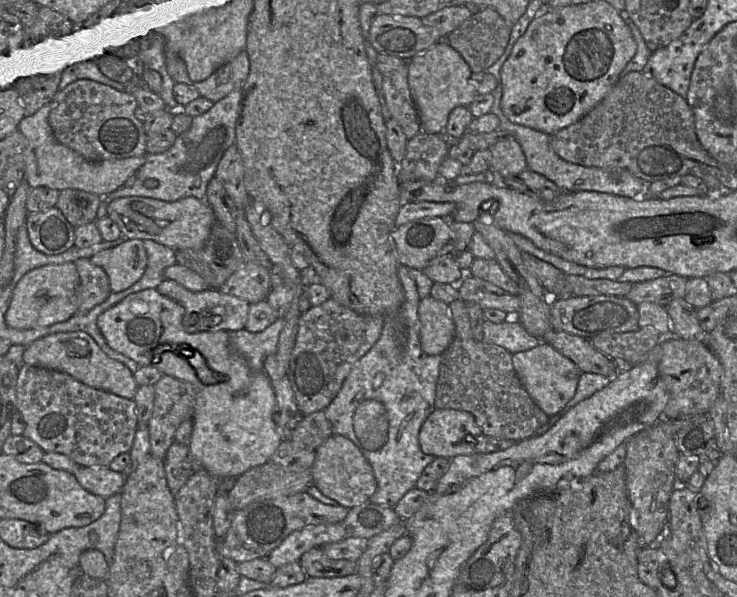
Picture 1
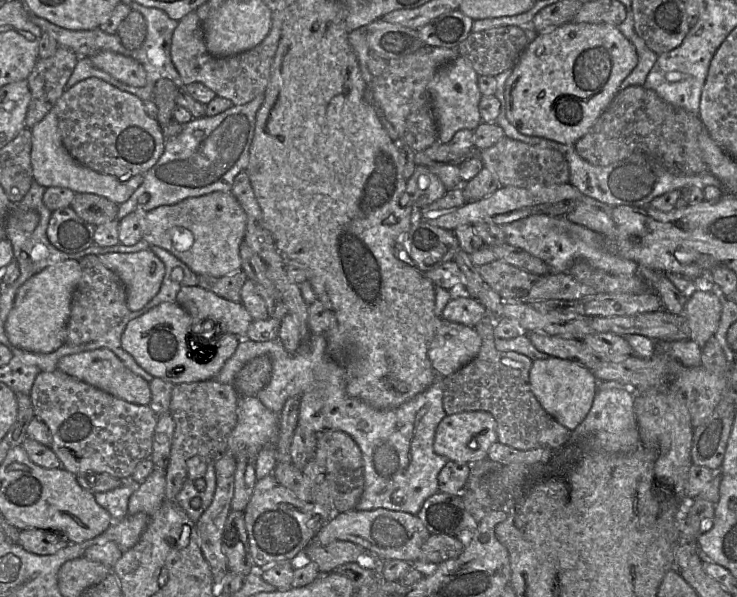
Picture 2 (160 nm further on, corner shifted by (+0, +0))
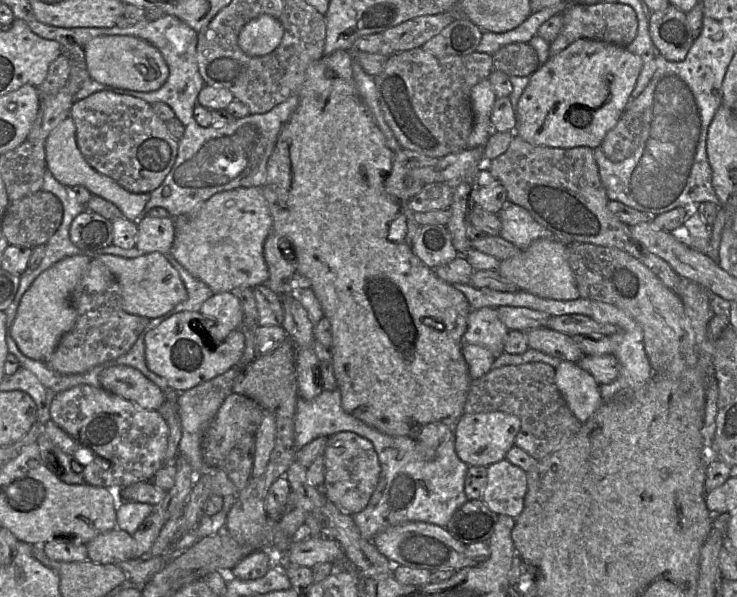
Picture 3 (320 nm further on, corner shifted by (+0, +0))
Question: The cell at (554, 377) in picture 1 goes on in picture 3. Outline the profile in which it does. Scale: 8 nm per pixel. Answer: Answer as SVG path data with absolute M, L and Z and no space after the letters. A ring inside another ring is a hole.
M561 361L555 368L555 383L570 410L582 424L604 403L600 384L577 363Z

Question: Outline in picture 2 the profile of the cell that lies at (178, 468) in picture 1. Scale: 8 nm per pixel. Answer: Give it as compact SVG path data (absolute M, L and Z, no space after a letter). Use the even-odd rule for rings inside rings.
M213 463L207 465L203 478L191 482L187 476L182 489L176 496L176 502L194 524L211 504L215 488L216 474Z

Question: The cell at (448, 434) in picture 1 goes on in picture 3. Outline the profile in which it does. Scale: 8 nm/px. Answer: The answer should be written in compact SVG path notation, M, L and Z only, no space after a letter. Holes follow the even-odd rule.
M484 411L463 414L454 428L455 451L458 457L469 466L489 466L505 459L507 452L521 427L520 419L501 411Z

